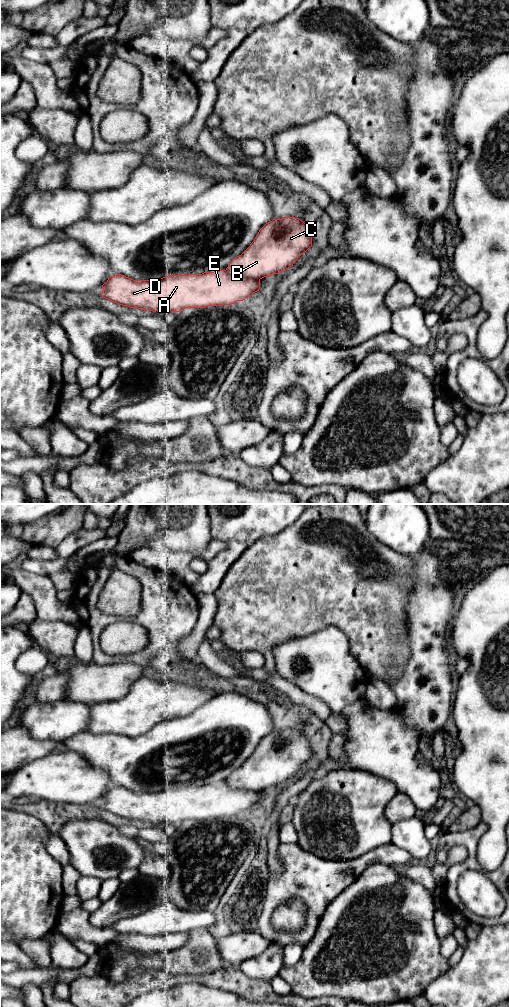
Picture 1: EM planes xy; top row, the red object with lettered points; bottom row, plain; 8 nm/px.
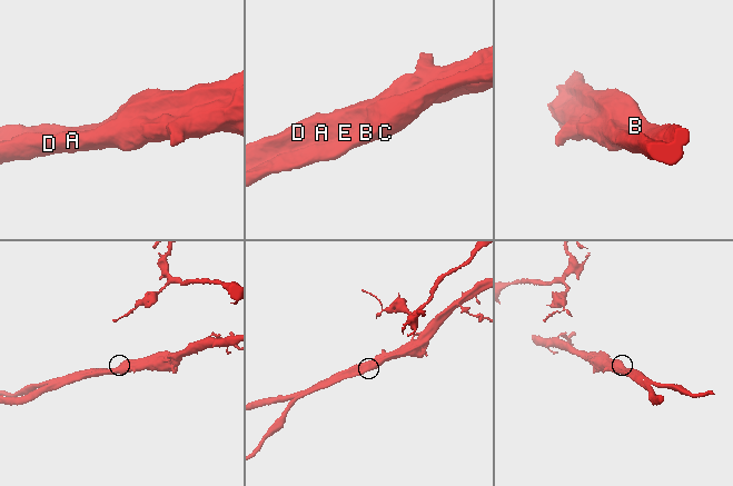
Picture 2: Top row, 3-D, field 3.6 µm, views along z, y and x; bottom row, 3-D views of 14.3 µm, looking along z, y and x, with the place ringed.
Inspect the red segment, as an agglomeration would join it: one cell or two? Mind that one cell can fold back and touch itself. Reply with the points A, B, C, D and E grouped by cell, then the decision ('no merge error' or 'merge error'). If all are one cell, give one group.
A D E / B C; merge error

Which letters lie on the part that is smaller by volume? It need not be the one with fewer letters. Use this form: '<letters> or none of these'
B, C

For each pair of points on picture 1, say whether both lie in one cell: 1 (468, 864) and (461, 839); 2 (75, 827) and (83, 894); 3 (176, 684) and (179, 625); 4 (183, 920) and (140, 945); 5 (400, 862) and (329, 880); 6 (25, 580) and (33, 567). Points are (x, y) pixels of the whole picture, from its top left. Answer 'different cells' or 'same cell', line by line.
1: same cell
2: different cells
3: different cells
4: different cells
5: same cell
6: different cells

